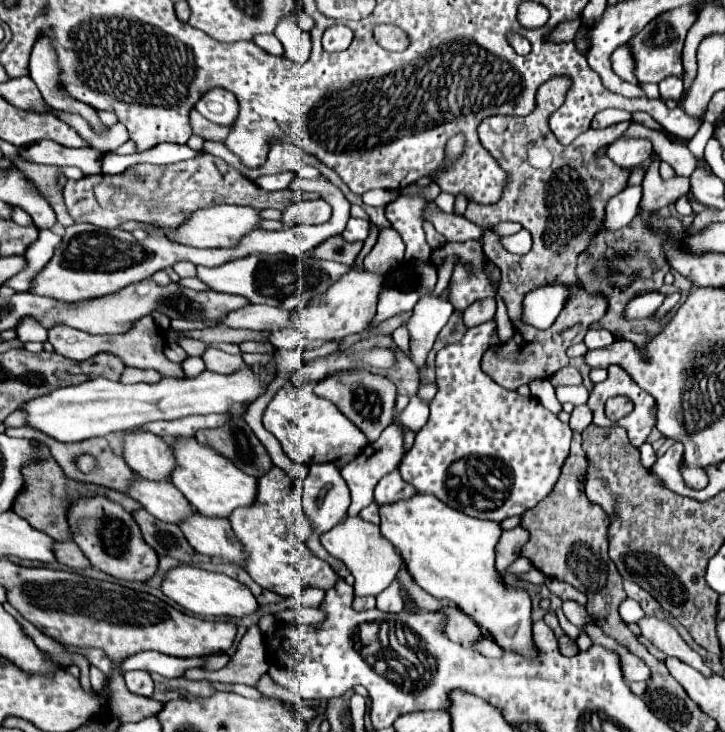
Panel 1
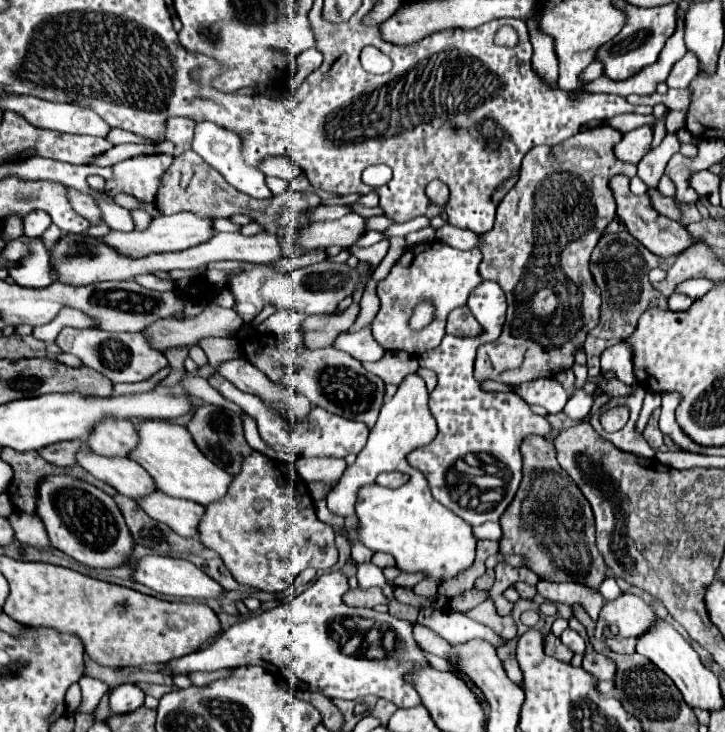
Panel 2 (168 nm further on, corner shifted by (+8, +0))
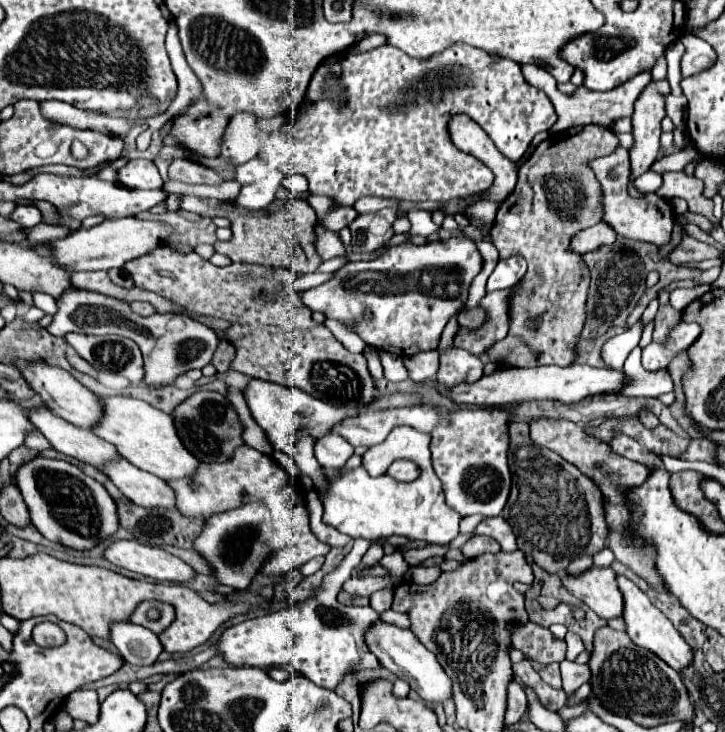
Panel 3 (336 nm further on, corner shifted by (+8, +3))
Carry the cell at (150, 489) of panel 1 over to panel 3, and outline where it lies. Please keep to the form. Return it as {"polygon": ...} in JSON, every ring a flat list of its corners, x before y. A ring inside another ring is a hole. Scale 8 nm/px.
{"polygon":[[34,408,28,412,28,418,32,418,32,424,44,434,50,446,66,456,78,458,96,468,118,456,116,448,98,438,92,430,72,426,64,418,52,414,48,408]]}

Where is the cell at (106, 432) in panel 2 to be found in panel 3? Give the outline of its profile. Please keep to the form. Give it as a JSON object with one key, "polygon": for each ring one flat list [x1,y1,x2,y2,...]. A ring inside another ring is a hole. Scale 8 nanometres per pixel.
{"polygon":[[20,362,20,364,14,364,14,366,22,372,22,378,40,396,40,400,46,404,46,408,52,410,54,414,62,416,64,420,72,422,74,426,92,428,96,424,96,420,102,416,102,404,100,404,98,396,94,392,90,392,88,388,84,388,66,370,60,370,56,366,48,366,46,362]]}

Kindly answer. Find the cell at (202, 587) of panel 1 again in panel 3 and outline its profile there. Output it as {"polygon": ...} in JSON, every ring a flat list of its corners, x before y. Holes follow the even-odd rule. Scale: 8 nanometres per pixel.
{"polygon":[[114,540,104,550,104,558,114,566,142,574,150,580,186,582,194,578,194,570,180,558,162,548,144,546,136,540]]}

